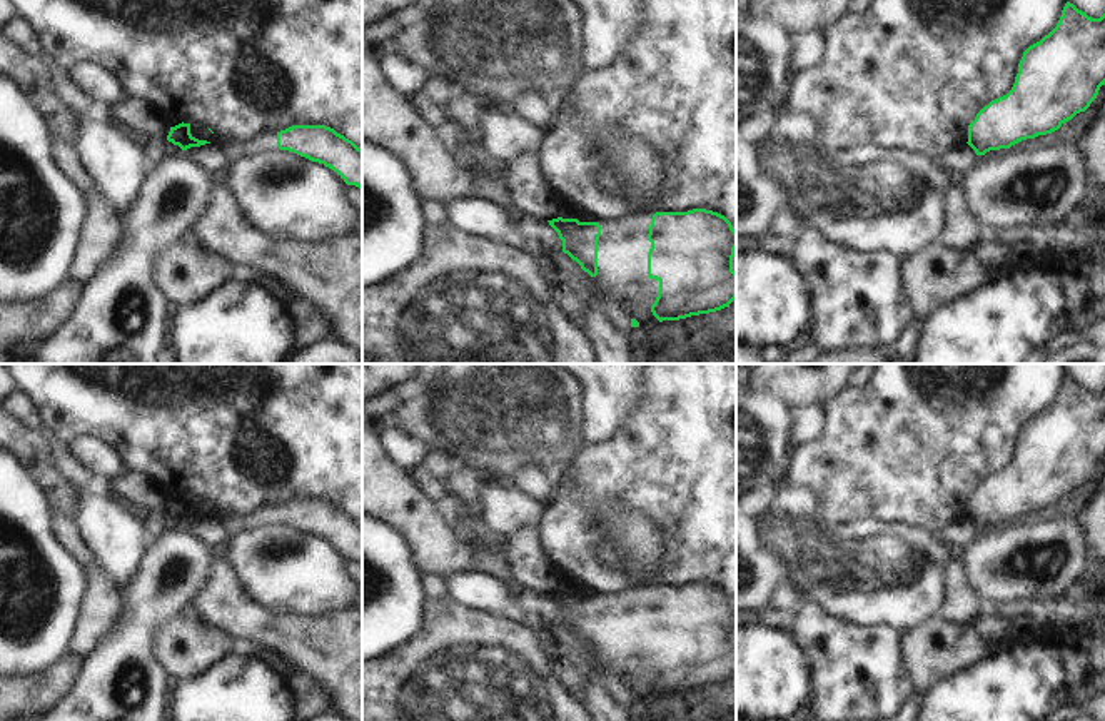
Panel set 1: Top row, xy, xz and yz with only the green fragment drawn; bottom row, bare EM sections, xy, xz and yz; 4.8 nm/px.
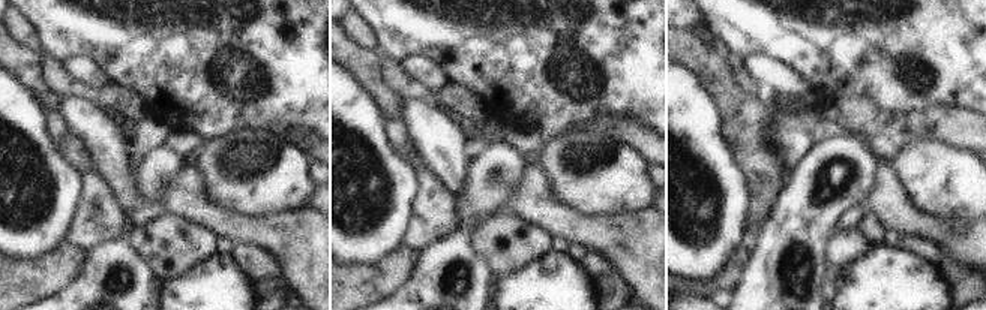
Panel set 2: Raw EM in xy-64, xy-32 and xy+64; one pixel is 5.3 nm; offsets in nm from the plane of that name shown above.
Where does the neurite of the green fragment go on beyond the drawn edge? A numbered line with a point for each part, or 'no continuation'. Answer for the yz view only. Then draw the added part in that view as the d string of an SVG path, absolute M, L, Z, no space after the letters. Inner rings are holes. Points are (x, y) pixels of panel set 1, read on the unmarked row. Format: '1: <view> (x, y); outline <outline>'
no continuation

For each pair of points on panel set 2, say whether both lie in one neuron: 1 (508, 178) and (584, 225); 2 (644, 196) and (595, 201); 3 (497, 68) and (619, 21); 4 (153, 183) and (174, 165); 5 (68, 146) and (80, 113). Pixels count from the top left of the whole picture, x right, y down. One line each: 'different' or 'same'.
1: different
2: same
3: same
4: same
5: different

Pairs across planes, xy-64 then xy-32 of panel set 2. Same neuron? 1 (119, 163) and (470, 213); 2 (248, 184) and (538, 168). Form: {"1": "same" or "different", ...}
{"1": "different", "2": "different"}

